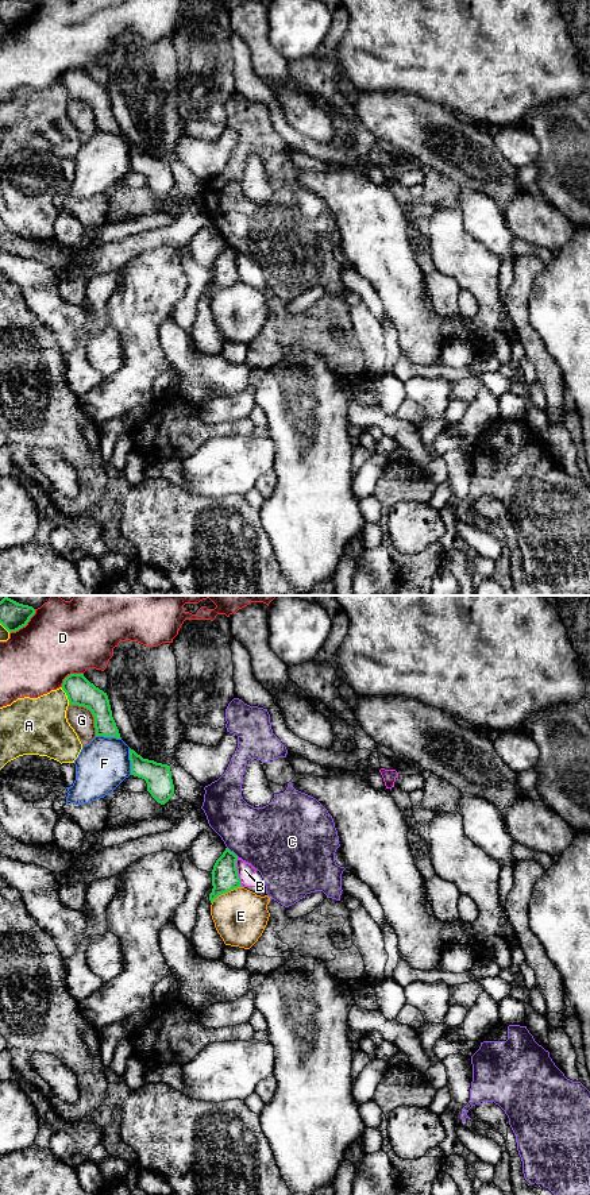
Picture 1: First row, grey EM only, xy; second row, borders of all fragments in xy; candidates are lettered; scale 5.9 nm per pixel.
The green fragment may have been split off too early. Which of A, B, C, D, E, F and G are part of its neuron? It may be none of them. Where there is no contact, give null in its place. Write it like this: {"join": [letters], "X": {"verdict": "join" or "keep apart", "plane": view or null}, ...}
{"join": [], "A": {"verdict": "keep apart", "plane": "xy"}, "B": {"verdict": "keep apart", "plane": "xy"}, "C": {"verdict": "keep apart", "plane": "xy"}, "D": {"verdict": "keep apart", "plane": "xy"}, "E": {"verdict": "keep apart", "plane": "xy"}, "F": {"verdict": "keep apart", "plane": "xy"}, "G": {"verdict": "keep apart", "plane": "xy"}}

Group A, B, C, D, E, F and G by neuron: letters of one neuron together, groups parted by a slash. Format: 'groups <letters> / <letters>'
groups A / B / C / D / E / F / G

